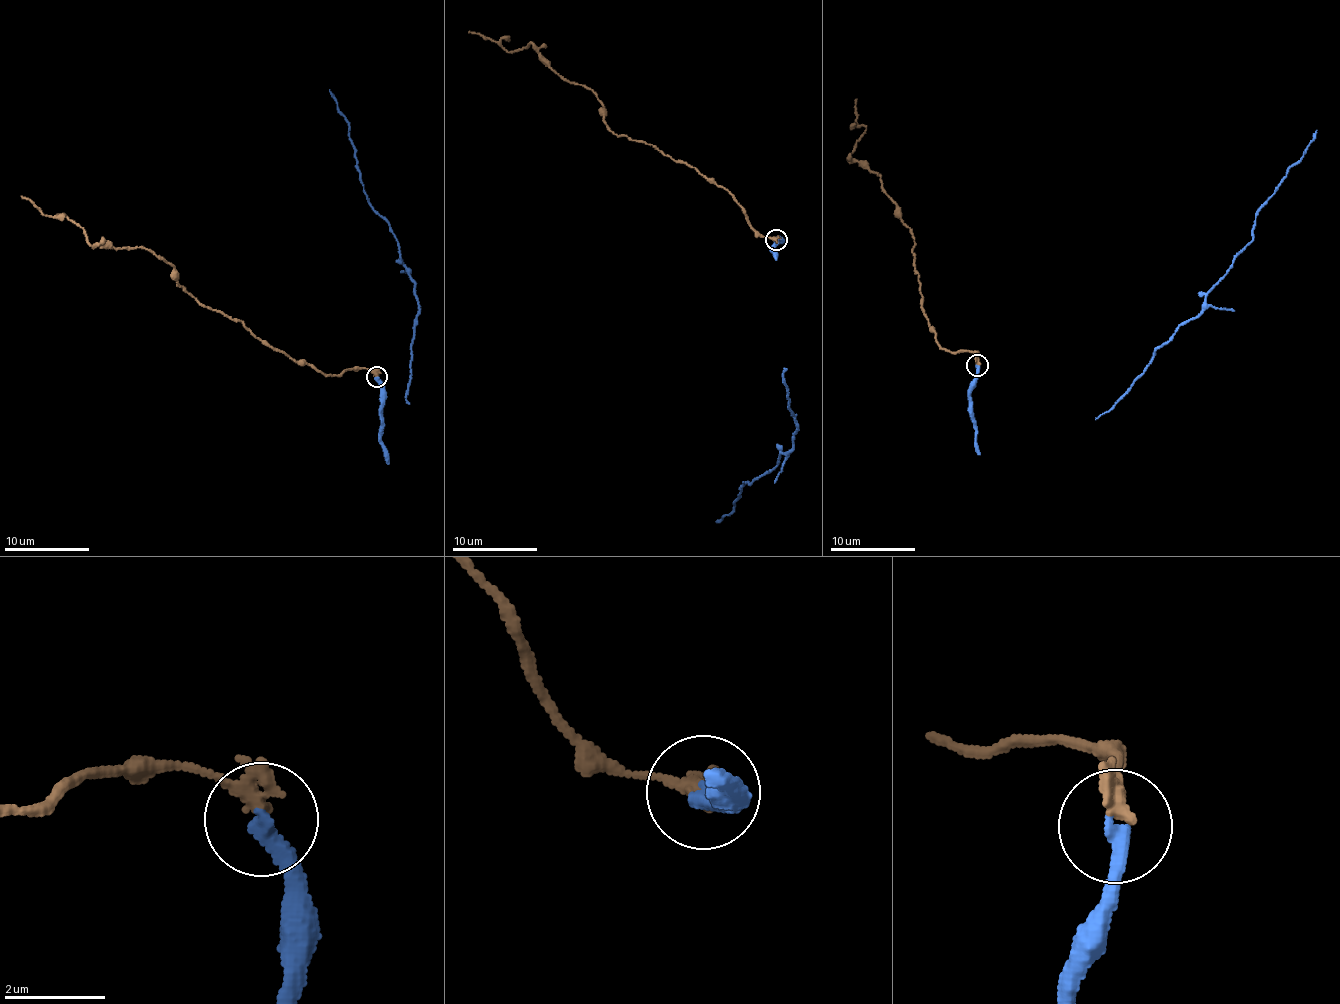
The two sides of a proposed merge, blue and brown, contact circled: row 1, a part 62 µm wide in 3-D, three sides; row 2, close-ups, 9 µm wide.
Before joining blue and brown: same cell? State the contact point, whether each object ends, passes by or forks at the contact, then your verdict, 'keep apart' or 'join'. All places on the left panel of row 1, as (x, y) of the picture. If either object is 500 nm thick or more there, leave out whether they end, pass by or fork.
at (376, 377); blue ends there; brown ends there; keep apart

